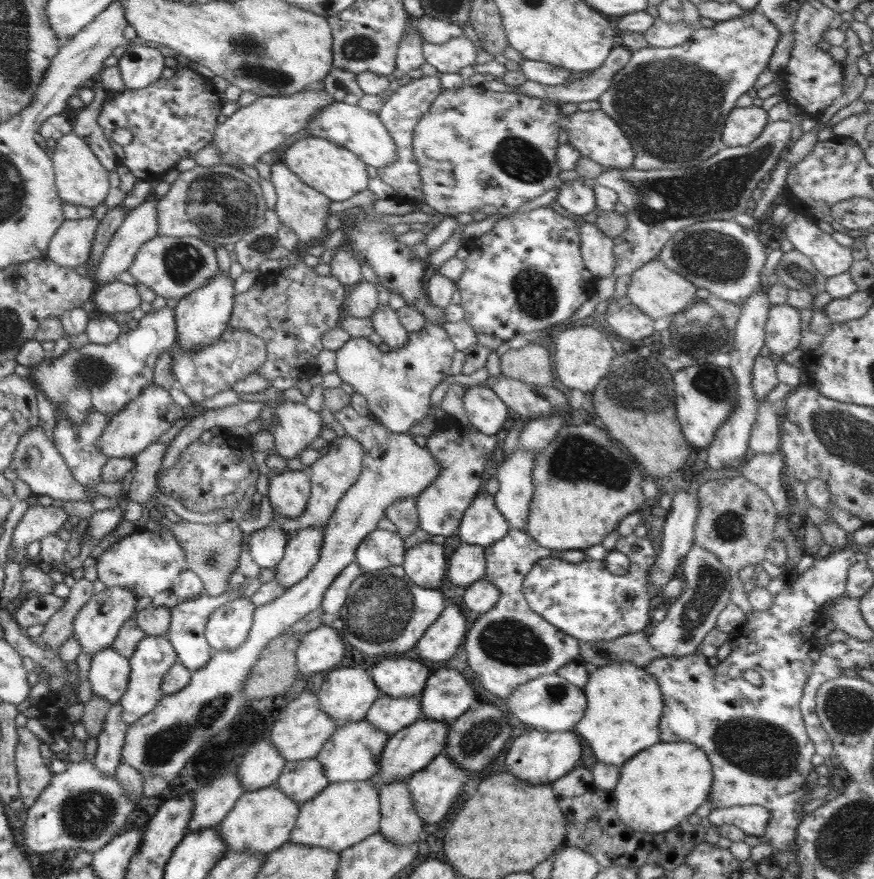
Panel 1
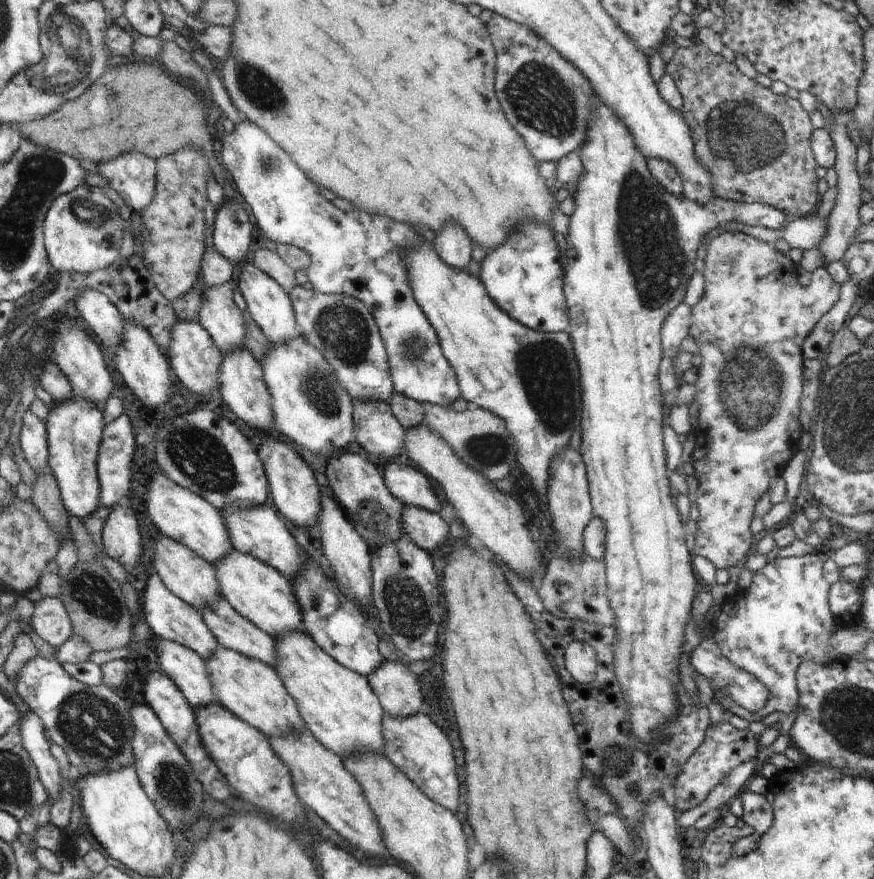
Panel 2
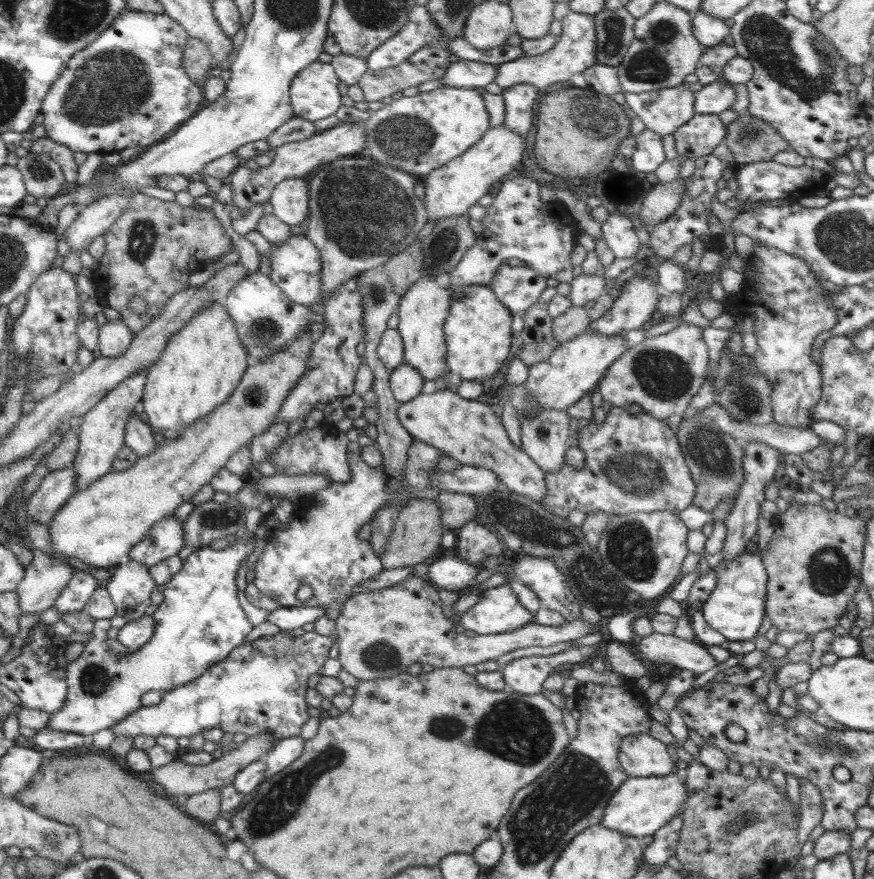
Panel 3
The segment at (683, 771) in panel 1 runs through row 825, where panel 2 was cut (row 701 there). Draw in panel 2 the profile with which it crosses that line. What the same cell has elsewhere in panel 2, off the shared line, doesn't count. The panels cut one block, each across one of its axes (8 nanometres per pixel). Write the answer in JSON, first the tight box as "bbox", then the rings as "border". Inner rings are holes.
{"bbox":[564,87,789,744],"border":[[[592,87],[592,92],[594,92],[594,102],[592,102],[592,114],[590,114],[590,122],[592,122],[592,126],[590,126],[590,130],[588,130],[588,136],[586,136],[586,142],[584,142],[584,144],[582,144],[582,146],[580,146],[580,149],[579,149],[579,151],[578,151],[578,153],[579,153],[579,155],[580,155],[580,160],[582,160],[582,166],[584,166],[584,174],[582,174],[582,178],[580,178],[580,182],[578,182],[578,183],[577,183],[577,184],[576,184],[576,185],[575,185],[575,186],[574,186],[574,188],[573,188],[573,189],[572,189],[572,193],[573,193],[573,198],[574,198],[574,202],[575,202],[575,210],[574,210],[574,212],[573,212],[573,213],[572,213],[572,215],[571,215],[571,216],[570,216],[570,217],[571,217],[571,222],[569,222],[569,227],[568,227],[568,234],[567,234],[567,235],[566,235],[566,243],[567,243],[567,244],[566,244],[566,256],[567,256],[567,258],[568,258],[568,262],[566,262],[566,267],[565,267],[565,268],[564,268],[564,270],[565,270],[565,273],[564,273],[564,294],[565,294],[565,298],[566,298],[566,304],[567,304],[567,306],[568,306],[568,308],[567,308],[567,312],[568,312],[568,318],[569,318],[569,320],[570,320],[570,324],[569,324],[569,326],[568,326],[568,330],[567,330],[567,333],[568,333],[568,336],[572,336],[572,342],[574,342],[574,350],[576,350],[576,360],[578,360],[578,364],[580,364],[580,372],[582,372],[582,390],[584,390],[584,392],[582,392],[582,426],[580,426],[580,428],[582,428],[582,446],[580,446],[580,454],[582,454],[582,458],[584,458],[584,464],[586,464],[586,472],[587,472],[587,478],[588,478],[588,486],[590,486],[590,492],[589,492],[589,494],[590,494],[590,498],[591,498],[591,505],[592,505],[592,508],[593,508],[593,516],[598,516],[598,518],[600,518],[600,520],[602,520],[602,522],[604,522],[604,526],[605,526],[605,528],[606,528],[606,546],[604,546],[604,548],[606,548],[606,552],[605,552],[605,553],[604,553],[604,556],[603,556],[603,560],[604,560],[604,566],[605,566],[605,578],[606,578],[606,584],[607,584],[607,586],[608,586],[608,590],[607,590],[607,596],[608,596],[608,600],[609,600],[609,604],[610,604],[610,606],[612,606],[612,610],[614,610],[614,614],[615,614],[615,620],[616,620],[616,622],[615,622],[615,623],[613,623],[613,624],[611,624],[611,625],[612,625],[612,626],[614,626],[614,627],[615,627],[615,628],[616,628],[616,646],[614,646],[614,664],[615,664],[615,667],[614,667],[614,674],[616,674],[616,678],[618,678],[618,684],[619,684],[619,686],[620,686],[620,690],[622,690],[622,694],[624,694],[624,702],[626,702],[626,710],[628,710],[628,716],[630,716],[630,728],[632,728],[632,732],[634,732],[634,734],[636,734],[636,736],[638,736],[638,740],[640,740],[640,742],[644,742],[644,744],[651,744],[651,743],[652,743],[652,740],[655,740],[655,743],[656,743],[656,742],[660,742],[660,740],[661,740],[661,739],[662,739],[662,738],[665,738],[665,737],[663,737],[663,736],[659,736],[659,735],[658,735],[658,736],[657,736],[657,737],[656,737],[656,738],[655,738],[655,737],[654,737],[654,734],[656,734],[656,730],[660,730],[660,726],[664,726],[664,724],[666,724],[666,723],[667,723],[667,722],[670,722],[670,721],[671,721],[671,720],[673,720],[673,719],[674,719],[674,716],[676,716],[676,714],[678,714],[678,706],[676,706],[676,685],[677,685],[677,684],[678,684],[678,682],[676,682],[676,680],[674,680],[674,676],[678,676],[678,668],[680,668],[680,662],[678,662],[678,658],[680,658],[680,652],[682,652],[682,646],[684,646],[684,642],[685,642],[685,640],[684,640],[684,628],[685,628],[685,626],[686,626],[686,624],[687,624],[687,623],[688,623],[688,622],[689,622],[689,620],[690,620],[690,619],[691,619],[691,618],[692,618],[692,616],[691,616],[691,612],[692,612],[692,602],[694,602],[694,596],[696,596],[696,582],[697,582],[697,581],[698,581],[698,577],[697,577],[697,576],[696,576],[696,574],[695,574],[695,573],[694,573],[694,570],[693,570],[693,559],[692,559],[692,557],[693,557],[693,553],[692,553],[692,552],[691,552],[691,551],[690,551],[690,550],[688,550],[688,548],[687,548],[687,547],[686,547],[686,541],[685,541],[685,537],[686,537],[686,536],[687,536],[687,535],[688,535],[688,534],[686,534],[686,533],[685,533],[685,532],[684,532],[684,524],[683,524],[683,523],[682,523],[682,520],[681,520],[681,518],[680,518],[680,514],[679,514],[679,513],[678,513],[678,509],[677,509],[677,506],[676,506],[676,504],[675,504],[675,501],[673,501],[673,500],[672,500],[672,496],[670,496],[670,492],[671,492],[671,491],[672,491],[672,485],[671,485],[671,484],[670,484],[670,482],[669,482],[669,480],[668,480],[668,472],[669,472],[669,471],[668,471],[668,469],[667,469],[667,468],[666,468],[666,459],[667,459],[667,457],[666,457],[666,450],[664,450],[664,443],[663,443],[663,442],[662,442],[662,407],[663,407],[663,400],[662,400],[662,392],[660,392],[660,381],[659,381],[659,380],[658,380],[658,368],[659,368],[659,366],[660,366],[660,360],[661,360],[661,358],[662,358],[662,347],[661,347],[661,336],[660,336],[660,334],[661,334],[661,328],[662,328],[662,324],[664,324],[664,319],[665,319],[665,318],[666,318],[666,317],[667,317],[667,316],[668,316],[668,314],[670,314],[670,312],[672,312],[672,310],[674,310],[674,308],[676,308],[676,306],[678,306],[678,305],[679,305],[679,304],[680,304],[680,303],[682,303],[682,302],[683,302],[683,300],[684,300],[684,294],[685,294],[685,293],[686,293],[686,288],[687,288],[687,283],[688,283],[688,282],[689,282],[689,280],[690,280],[690,276],[692,276],[692,274],[694,274],[694,272],[695,272],[695,271],[696,271],[696,268],[694,268],[694,264],[693,264],[693,262],[694,262],[694,260],[696,260],[696,259],[698,259],[698,257],[697,257],[697,251],[698,251],[698,248],[699,248],[699,246],[700,246],[700,244],[701,244],[701,241],[700,241],[700,238],[702,238],[702,236],[710,236],[710,235],[711,235],[711,234],[712,234],[712,233],[716,233],[716,232],[717,232],[717,231],[718,231],[718,228],[719,228],[719,227],[718,227],[718,226],[720,226],[720,231],[721,231],[721,230],[724,230],[724,226],[725,226],[725,225],[726,225],[726,224],[727,224],[727,223],[730,223],[730,222],[740,222],[740,223],[741,223],[741,224],[744,224],[744,225],[752,225],[752,226],[758,226],[758,228],[764,228],[764,230],[766,230],[766,229],[768,229],[768,230],[780,230],[780,229],[781,229],[781,228],[782,228],[782,227],[783,227],[783,226],[784,226],[784,225],[785,225],[785,224],[786,224],[786,223],[787,223],[787,221],[788,221],[788,220],[789,220],[789,216],[786,216],[786,215],[785,215],[785,214],[784,214],[784,212],[782,212],[782,210],[778,210],[778,208],[772,208],[772,206],[764,206],[764,205],[763,205],[763,204],[746,204],[746,203],[738,203],[738,202],[735,202],[735,201],[728,201],[728,200],[724,200],[724,199],[721,199],[721,198],[720,198],[720,199],[717,199],[717,198],[716,198],[716,197],[715,197],[715,198],[712,198],[712,200],[710,200],[710,202],[706,202],[706,204],[704,204],[704,205],[703,205],[703,206],[700,206],[700,204],[696,204],[696,202],[692,202],[692,200],[688,200],[688,199],[686,199],[686,198],[685,198],[685,197],[684,197],[684,196],[682,196],[682,195],[681,195],[681,196],[674,196],[674,194],[670,194],[670,192],[668,192],[668,190],[664,190],[664,188],[662,188],[662,186],[660,186],[660,185],[658,185],[658,184],[657,184],[657,183],[656,183],[656,182],[655,182],[655,180],[654,180],[654,176],[652,176],[652,174],[650,174],[650,172],[649,172],[649,170],[648,170],[648,166],[647,166],[647,164],[646,164],[646,161],[647,161],[647,159],[646,159],[646,158],[644,158],[644,156],[642,156],[642,152],[640,152],[640,150],[638,150],[638,148],[636,148],[636,144],[634,144],[634,138],[632,138],[632,134],[630,134],[630,132],[629,132],[629,130],[628,130],[628,128],[626,128],[626,126],[624,126],[624,124],[622,124],[622,122],[620,122],[620,118],[618,118],[618,116],[616,116],[616,114],[614,114],[614,110],[610,110],[610,108],[608,108],[608,104],[606,104],[606,102],[604,102],[604,100],[602,100],[602,98],[600,98],[600,96],[598,96],[598,94],[596,94],[596,92],[595,92],[595,91],[594,91],[594,88],[593,88],[593,87]]]}

